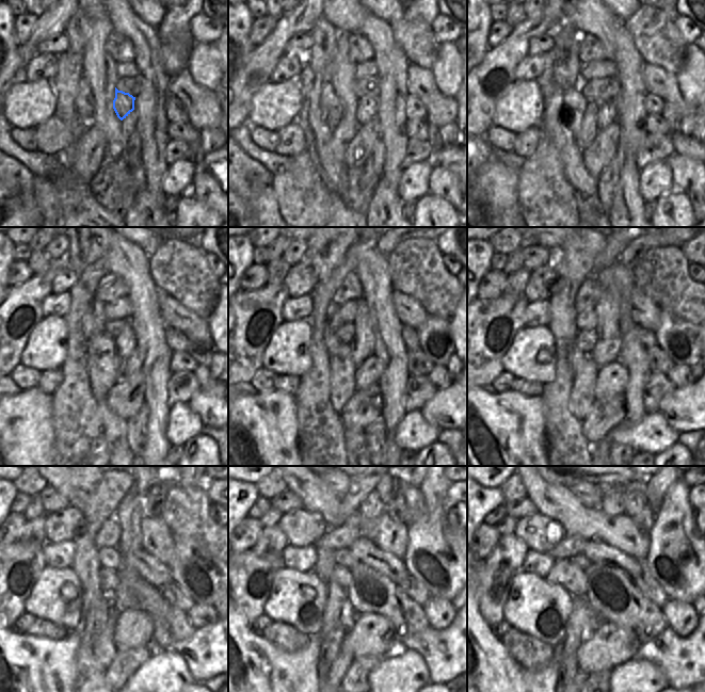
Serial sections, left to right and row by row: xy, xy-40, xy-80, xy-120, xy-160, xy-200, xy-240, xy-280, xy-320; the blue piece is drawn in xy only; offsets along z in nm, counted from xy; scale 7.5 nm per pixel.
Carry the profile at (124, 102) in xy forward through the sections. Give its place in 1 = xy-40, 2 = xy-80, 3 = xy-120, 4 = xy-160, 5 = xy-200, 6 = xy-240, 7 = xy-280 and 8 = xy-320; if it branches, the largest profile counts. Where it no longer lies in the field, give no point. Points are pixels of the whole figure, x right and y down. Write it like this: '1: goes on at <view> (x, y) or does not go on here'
1: goes on at xy-40 (367, 107)
2: goes on at xy-80 (606, 110)
3: goes on at xy-120 (133, 365)
4: goes on at xy-160 (368, 373)
5: goes on at xy-200 (611, 380)
6: goes on at xy-240 (133, 628)
7: goes on at xy-280 (371, 634)
8: goes on at xy-320 (610, 645)

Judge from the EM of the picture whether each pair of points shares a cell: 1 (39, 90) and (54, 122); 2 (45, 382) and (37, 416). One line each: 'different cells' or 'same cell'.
1: different cells
2: different cells

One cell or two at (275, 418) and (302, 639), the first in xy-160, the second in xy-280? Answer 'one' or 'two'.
two

